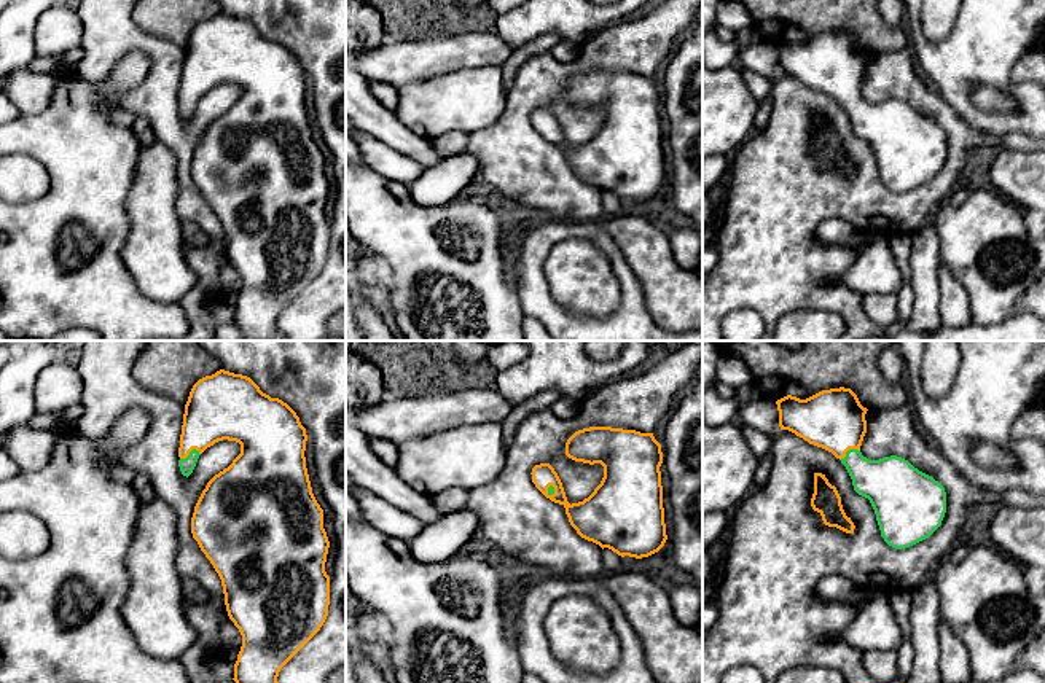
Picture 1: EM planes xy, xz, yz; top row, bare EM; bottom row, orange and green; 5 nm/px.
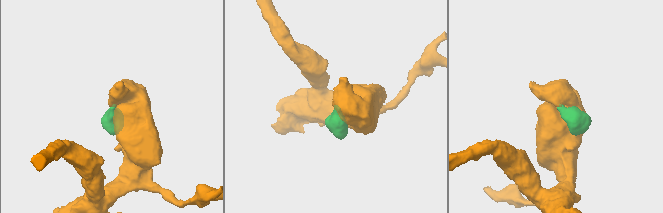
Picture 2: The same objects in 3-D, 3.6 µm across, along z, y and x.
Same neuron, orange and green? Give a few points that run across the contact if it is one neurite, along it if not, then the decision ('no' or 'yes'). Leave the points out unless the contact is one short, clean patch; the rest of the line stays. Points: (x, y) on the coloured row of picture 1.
line xy (217, 409), (196, 435), (190, 451), (187, 465); yes

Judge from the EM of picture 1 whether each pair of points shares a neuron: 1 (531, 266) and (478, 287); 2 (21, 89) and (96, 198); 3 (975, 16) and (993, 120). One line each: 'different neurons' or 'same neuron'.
1: different neurons
2: different neurons
3: same neuron

